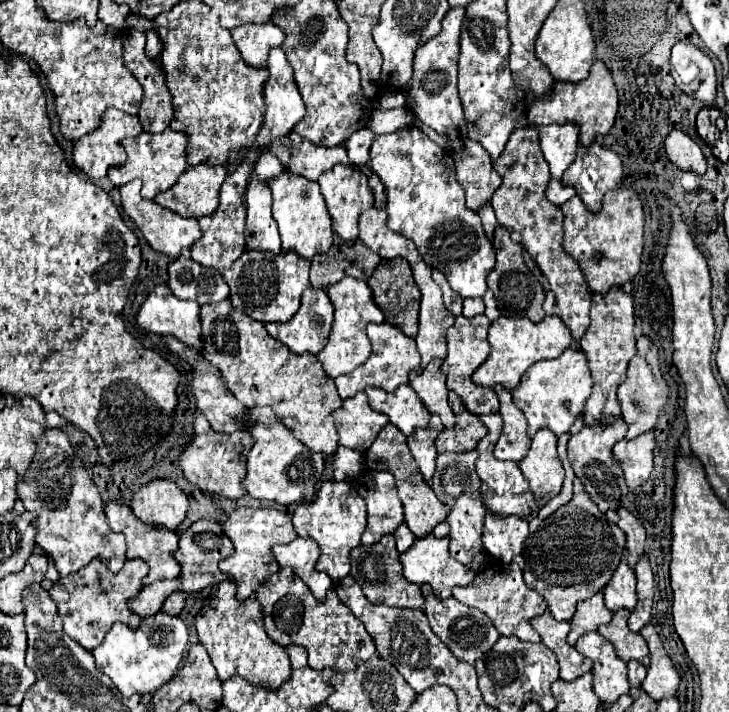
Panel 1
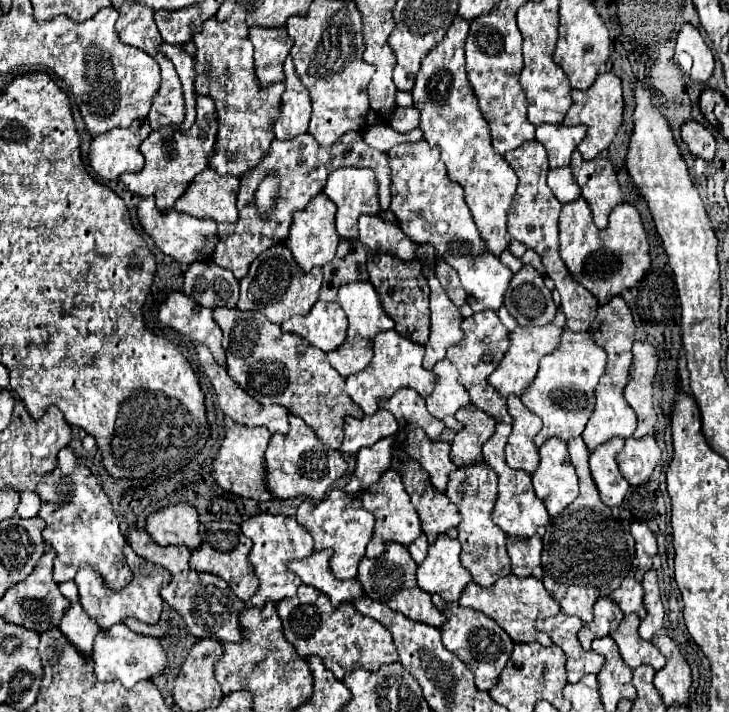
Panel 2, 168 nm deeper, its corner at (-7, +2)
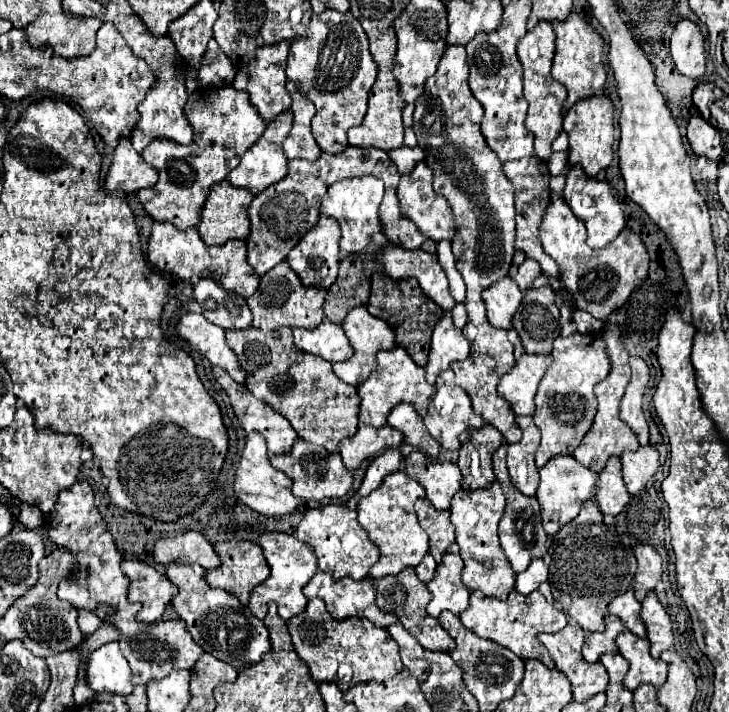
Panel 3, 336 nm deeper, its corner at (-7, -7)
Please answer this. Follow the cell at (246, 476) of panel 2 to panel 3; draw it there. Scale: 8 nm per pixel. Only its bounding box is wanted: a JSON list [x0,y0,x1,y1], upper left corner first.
[233,433,303,517]

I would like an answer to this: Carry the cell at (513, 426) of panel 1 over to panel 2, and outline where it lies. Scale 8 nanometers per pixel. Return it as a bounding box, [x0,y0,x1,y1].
[505,394,541,472]

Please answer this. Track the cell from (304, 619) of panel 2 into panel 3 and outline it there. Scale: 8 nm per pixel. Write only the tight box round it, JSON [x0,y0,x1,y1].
[287,599,403,692]

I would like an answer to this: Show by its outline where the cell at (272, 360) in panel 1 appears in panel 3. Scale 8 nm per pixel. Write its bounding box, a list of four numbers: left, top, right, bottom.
[227,327,357,451]

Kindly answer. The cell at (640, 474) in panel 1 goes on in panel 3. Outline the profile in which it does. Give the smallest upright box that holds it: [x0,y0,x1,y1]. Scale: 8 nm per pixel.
[621,445,659,495]

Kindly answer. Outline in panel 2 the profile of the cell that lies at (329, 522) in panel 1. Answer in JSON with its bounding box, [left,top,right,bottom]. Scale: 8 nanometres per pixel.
[297,490,375,580]

